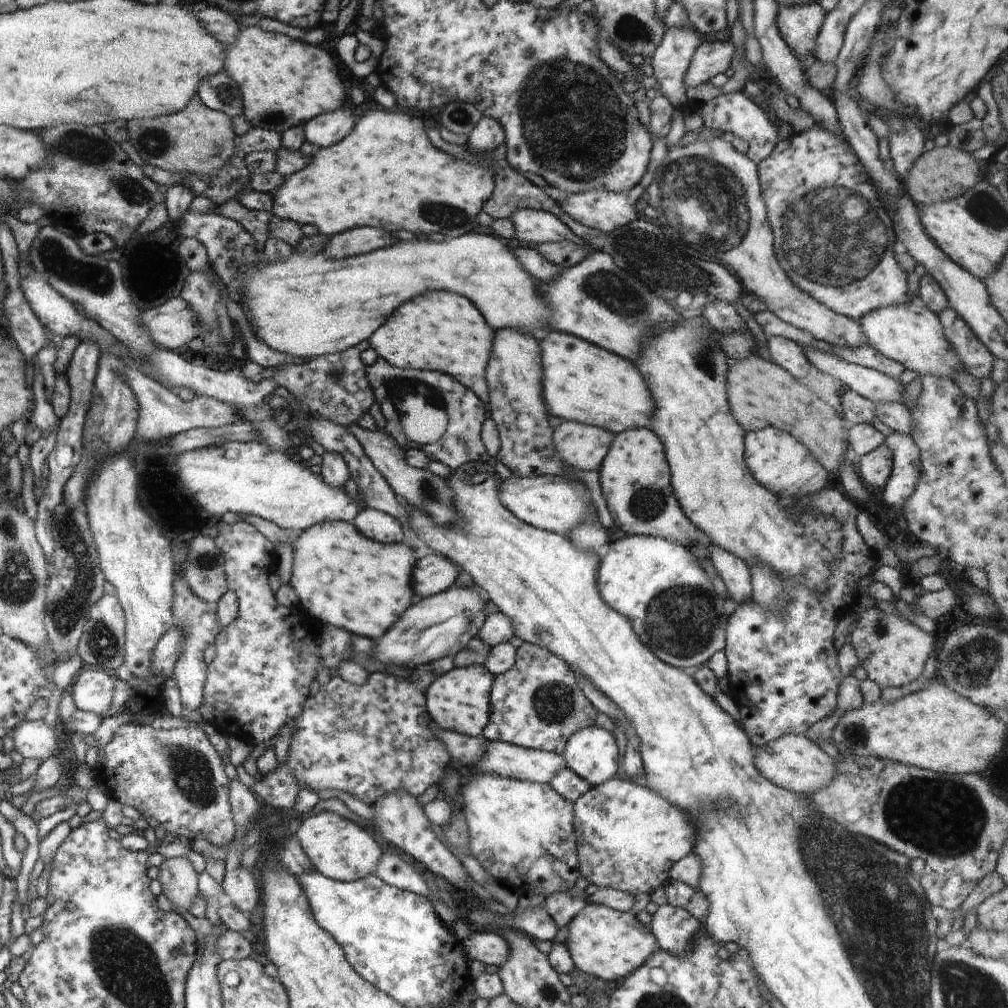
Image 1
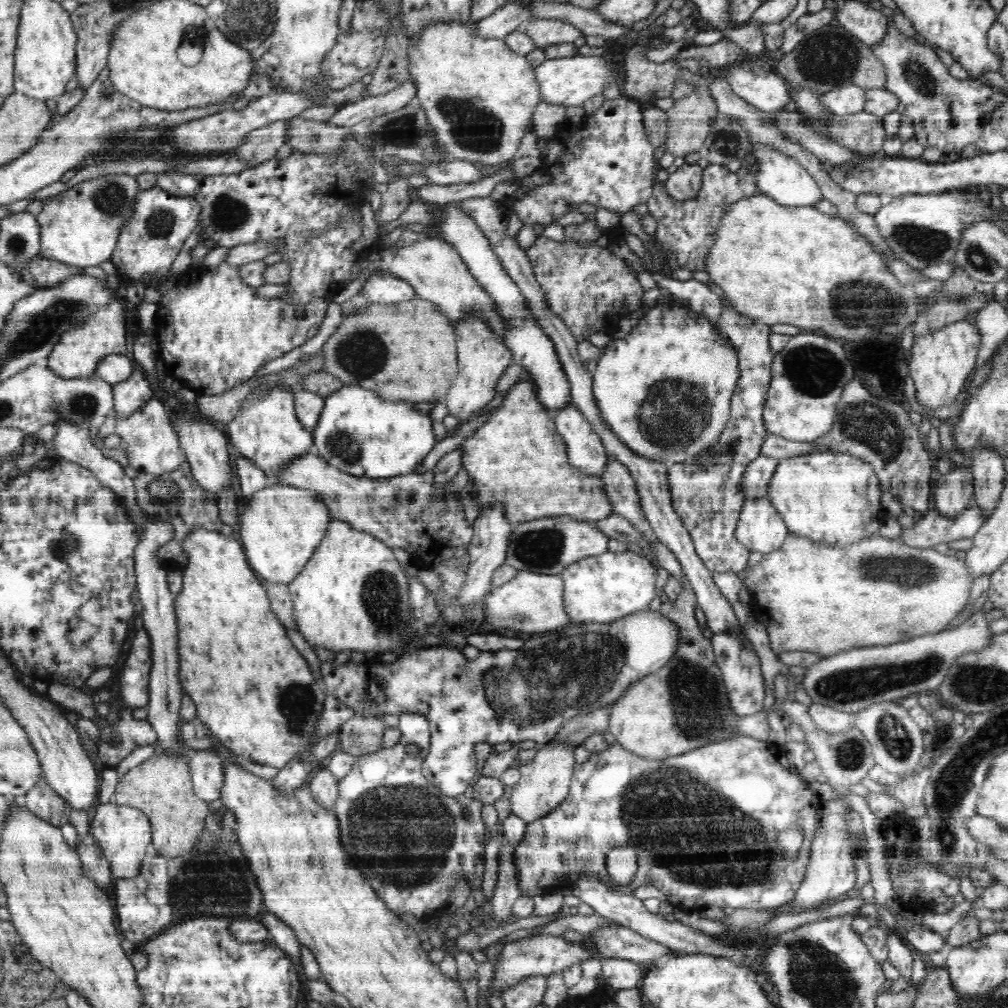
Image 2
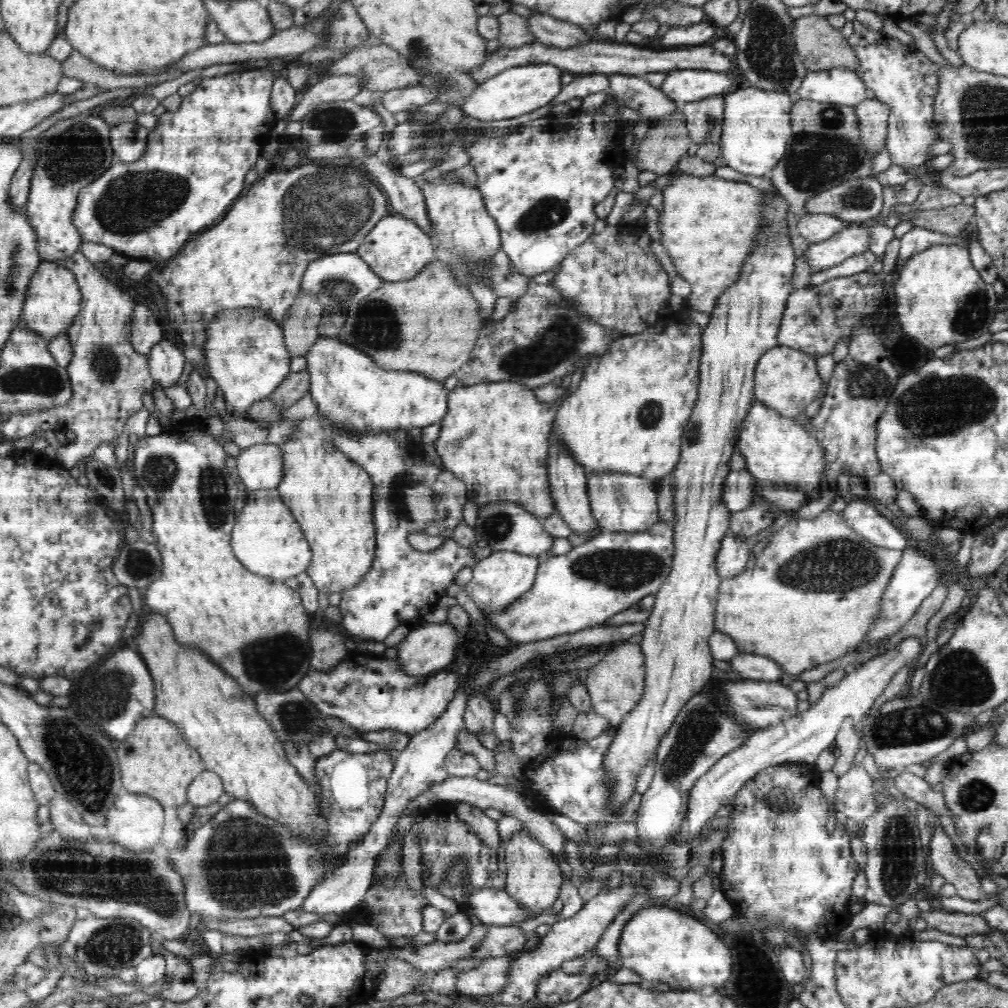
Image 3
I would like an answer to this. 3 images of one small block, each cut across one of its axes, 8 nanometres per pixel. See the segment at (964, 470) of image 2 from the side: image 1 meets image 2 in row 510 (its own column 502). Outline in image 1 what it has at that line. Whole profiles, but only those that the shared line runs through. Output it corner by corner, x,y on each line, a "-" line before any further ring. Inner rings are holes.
497,930
474,931
462,940
464,952
470,961
479,960
484,965
500,966
507,961
509,946

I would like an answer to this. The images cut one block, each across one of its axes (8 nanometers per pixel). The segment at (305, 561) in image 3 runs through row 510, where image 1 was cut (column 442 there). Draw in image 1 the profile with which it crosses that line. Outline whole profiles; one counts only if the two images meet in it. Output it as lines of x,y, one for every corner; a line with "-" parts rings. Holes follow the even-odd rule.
470,232
459,237
452,238
452,240
444,240
444,242
434,242
426,240
418,240
418,238
403,241
396,240
396,242
388,245
387,247
369,252
368,254
344,257
341,259
334,259
325,254
325,252
319,252
311,257
307,257
300,252
294,251
287,259
267,262
264,266
261,266
258,260
255,263
250,262
241,267
244,274
246,292
246,302
248,307
251,308
251,314
255,320
254,333
259,340
265,342
270,348
278,350
278,352
284,352
284,354
292,354
292,356
299,356
300,358
321,357
330,353
339,353
345,351
347,348
355,347
362,342
362,340
369,340
372,333
380,328
387,318
395,312
396,309
401,309
407,306
407,303
414,300
418,296
426,294
426,292
436,291
450,291
457,295
465,296
469,298
469,301
482,313
485,321
493,328
494,331
500,331
505,329
518,329
522,333
528,333
533,336
534,332
540,328
540,330
548,329
550,312
549,306
545,303
545,300
536,292
537,282
536,279
523,269
520,261
516,258
516,255
505,246
499,238
494,238
488,234
480,234
478,232

